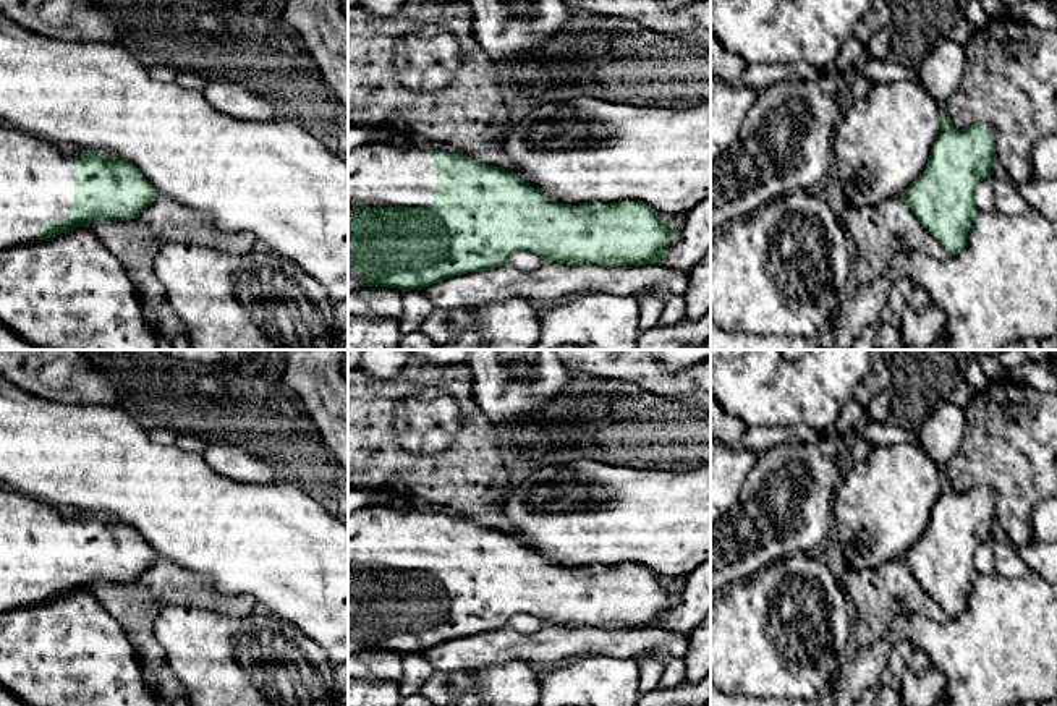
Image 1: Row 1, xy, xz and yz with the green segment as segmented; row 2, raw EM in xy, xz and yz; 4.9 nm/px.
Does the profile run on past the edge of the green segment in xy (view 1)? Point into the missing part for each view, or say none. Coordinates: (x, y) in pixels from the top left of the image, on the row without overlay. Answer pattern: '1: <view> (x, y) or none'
1: xy (38, 541)

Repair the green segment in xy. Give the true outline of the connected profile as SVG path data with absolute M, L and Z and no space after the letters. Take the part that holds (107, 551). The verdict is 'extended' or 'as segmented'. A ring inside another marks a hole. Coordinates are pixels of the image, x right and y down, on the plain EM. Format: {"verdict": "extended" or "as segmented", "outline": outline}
{"verdict": "extended", "outline": "M0 487L0 614L34 607L96 583L129 583L159 557L136 528L97 515L55 508Z"}

